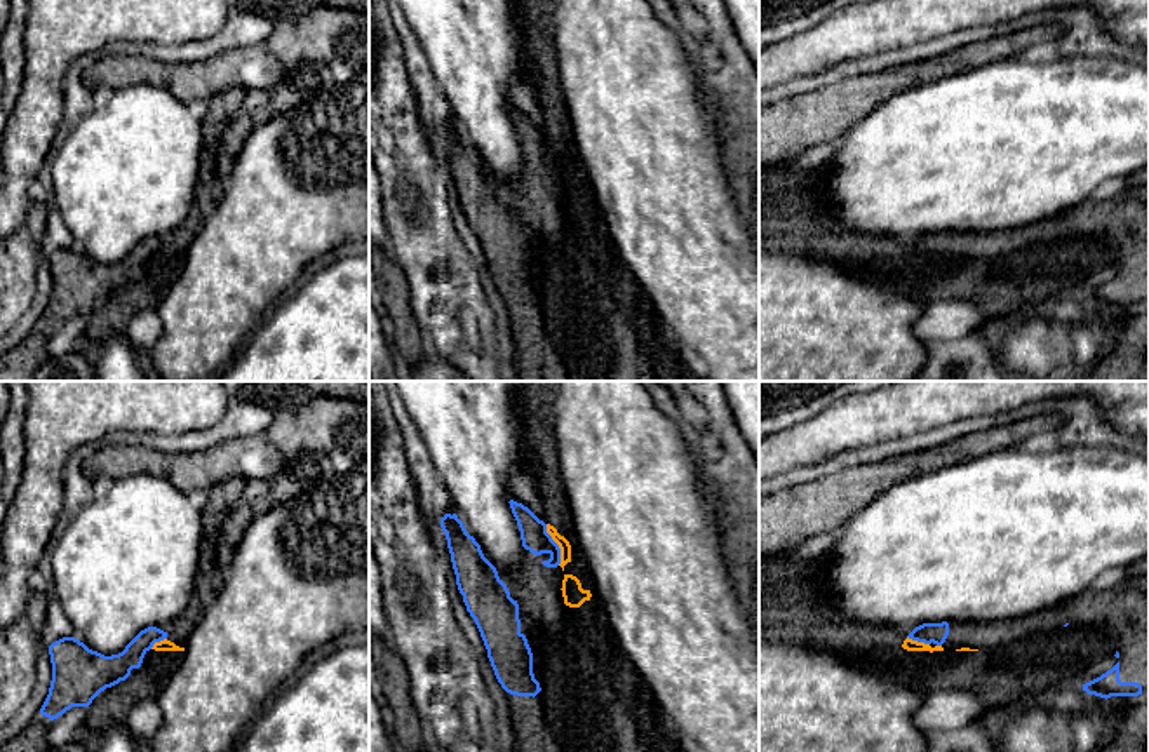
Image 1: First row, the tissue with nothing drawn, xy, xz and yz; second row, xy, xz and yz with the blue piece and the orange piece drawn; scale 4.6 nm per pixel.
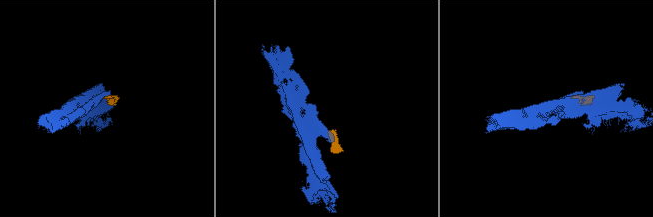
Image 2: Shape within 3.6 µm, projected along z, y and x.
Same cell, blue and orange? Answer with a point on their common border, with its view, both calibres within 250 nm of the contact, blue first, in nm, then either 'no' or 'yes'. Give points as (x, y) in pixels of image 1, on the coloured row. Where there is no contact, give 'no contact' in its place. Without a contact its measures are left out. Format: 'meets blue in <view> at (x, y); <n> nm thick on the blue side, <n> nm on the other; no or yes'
meets blue in xz at (557, 545); 130 nm thick on the blue side, 50 nm on the other; no

